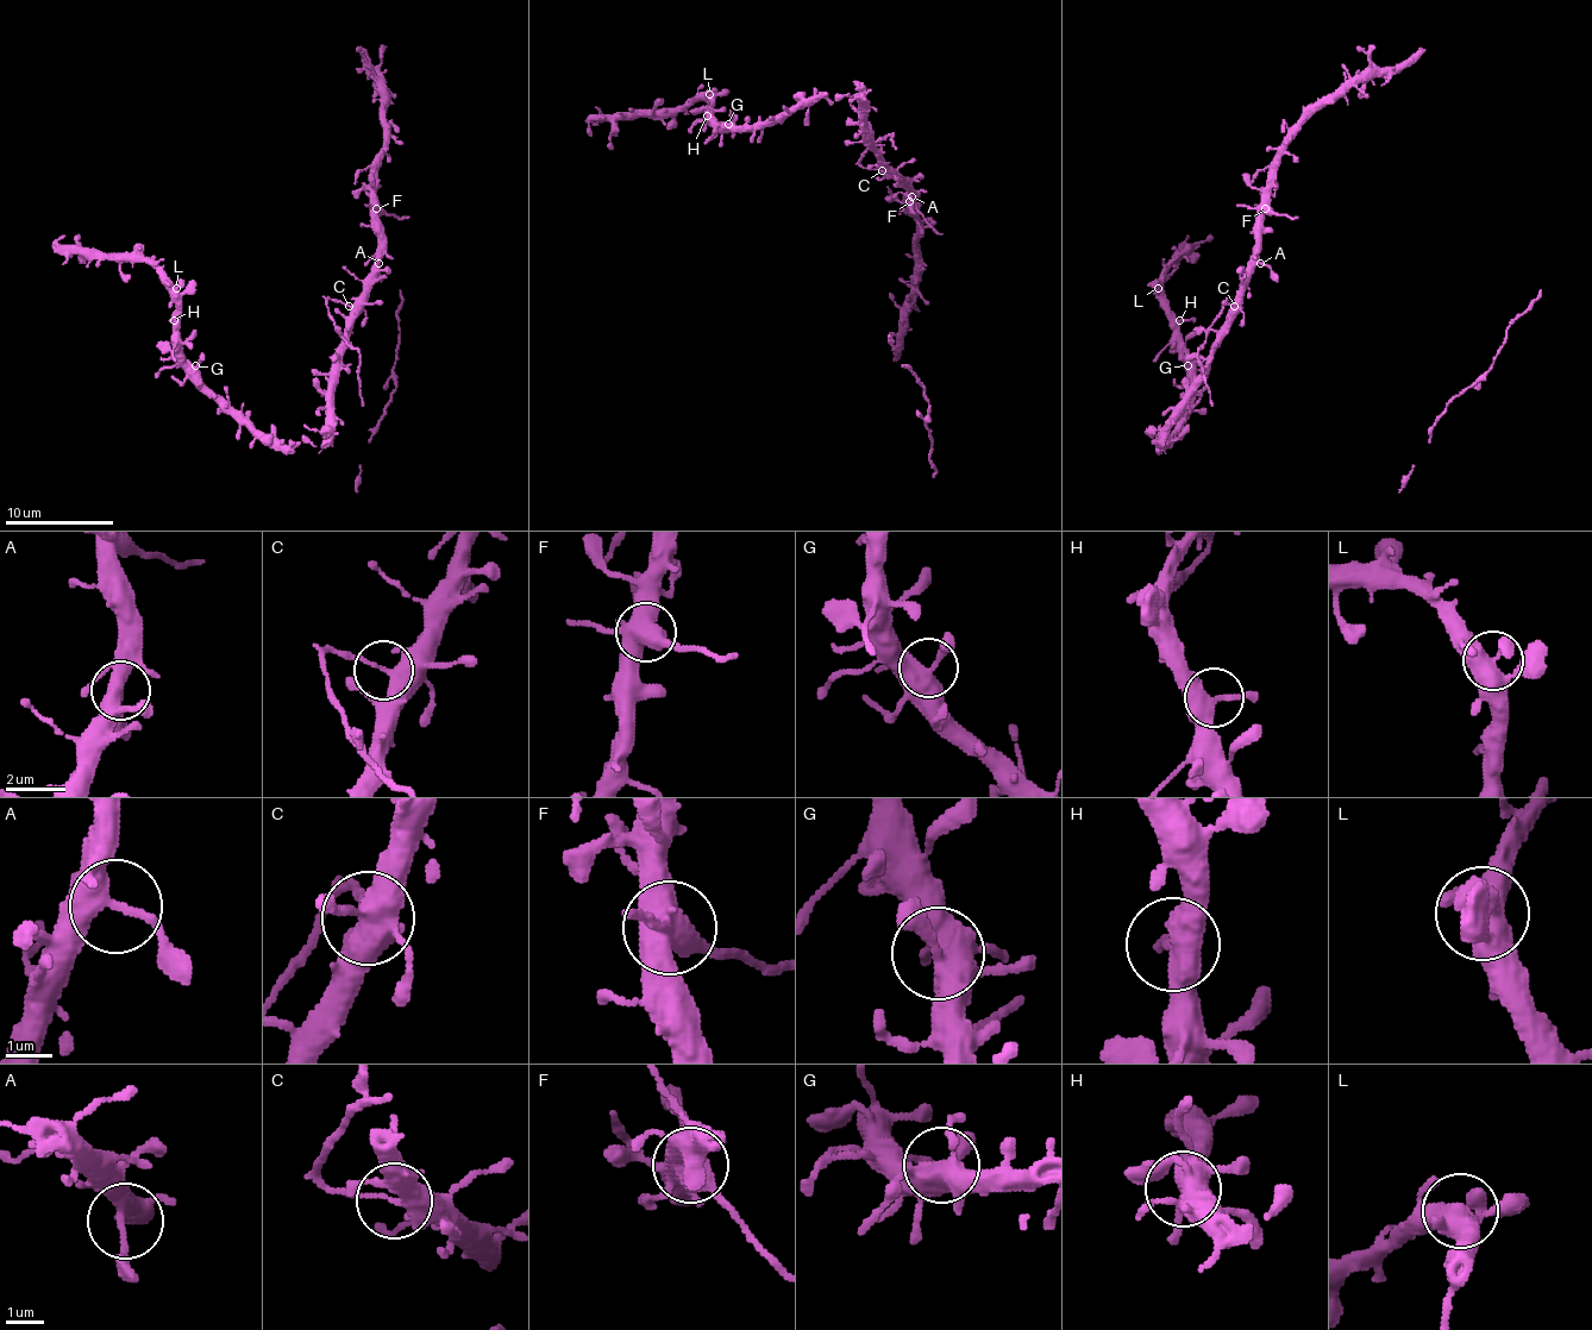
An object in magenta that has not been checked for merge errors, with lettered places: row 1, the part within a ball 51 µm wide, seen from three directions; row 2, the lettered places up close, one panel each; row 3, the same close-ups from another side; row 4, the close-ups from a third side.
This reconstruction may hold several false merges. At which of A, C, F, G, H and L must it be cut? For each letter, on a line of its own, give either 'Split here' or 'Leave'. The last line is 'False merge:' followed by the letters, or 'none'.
A: Leave
C: Split here
F: Split here
G: Leave
H: Leave
L: Leave
False merge: C, F

